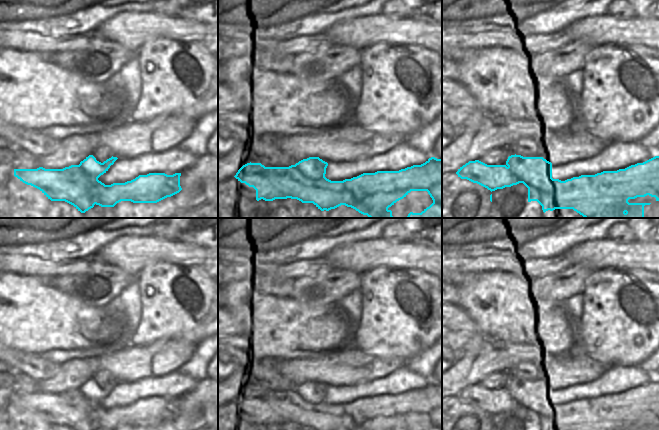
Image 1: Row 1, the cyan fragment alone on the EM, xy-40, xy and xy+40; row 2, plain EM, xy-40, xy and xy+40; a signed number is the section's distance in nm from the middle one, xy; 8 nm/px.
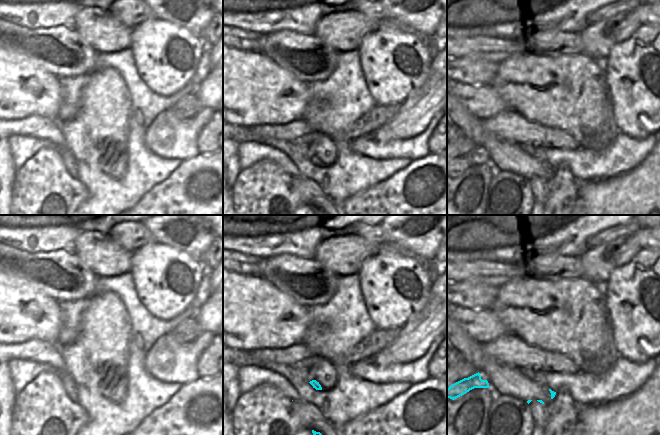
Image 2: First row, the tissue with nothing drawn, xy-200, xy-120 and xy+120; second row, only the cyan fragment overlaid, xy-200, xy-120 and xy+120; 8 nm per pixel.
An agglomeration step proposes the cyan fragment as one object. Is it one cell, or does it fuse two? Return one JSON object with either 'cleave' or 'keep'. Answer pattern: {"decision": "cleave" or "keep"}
{"decision": "cleave"}

